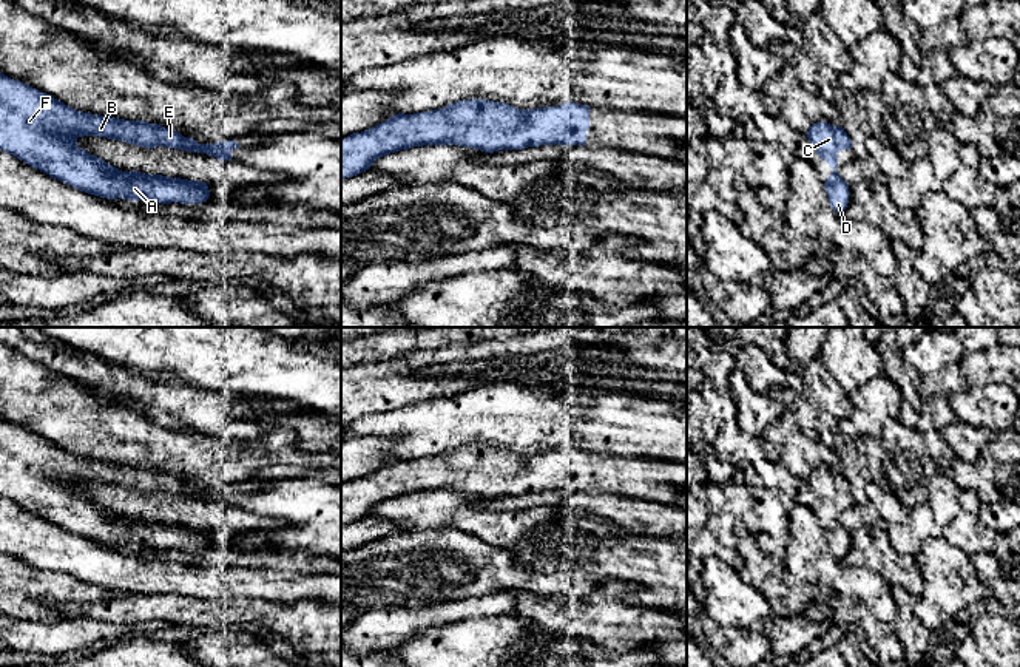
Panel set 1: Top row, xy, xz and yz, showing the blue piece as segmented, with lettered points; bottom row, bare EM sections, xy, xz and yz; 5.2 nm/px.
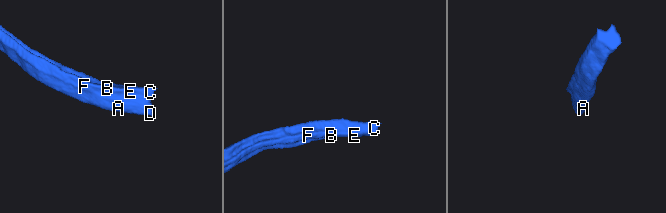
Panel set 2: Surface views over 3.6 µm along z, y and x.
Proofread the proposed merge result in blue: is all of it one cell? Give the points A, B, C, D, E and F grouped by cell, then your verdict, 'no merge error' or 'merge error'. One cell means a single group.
groups A B C D E F; no merge error

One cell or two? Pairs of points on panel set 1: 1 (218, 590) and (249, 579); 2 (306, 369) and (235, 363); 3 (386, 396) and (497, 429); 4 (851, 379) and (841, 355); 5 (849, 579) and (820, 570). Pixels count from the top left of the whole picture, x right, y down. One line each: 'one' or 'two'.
1: one
2: one
3: two
4: one
5: one

